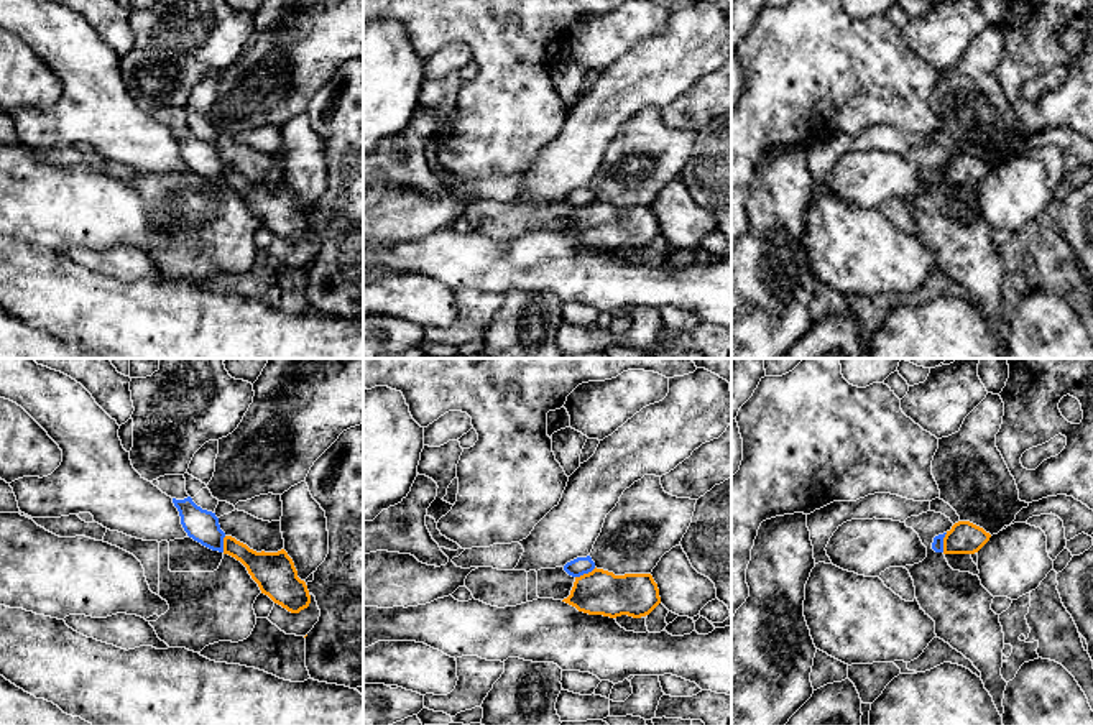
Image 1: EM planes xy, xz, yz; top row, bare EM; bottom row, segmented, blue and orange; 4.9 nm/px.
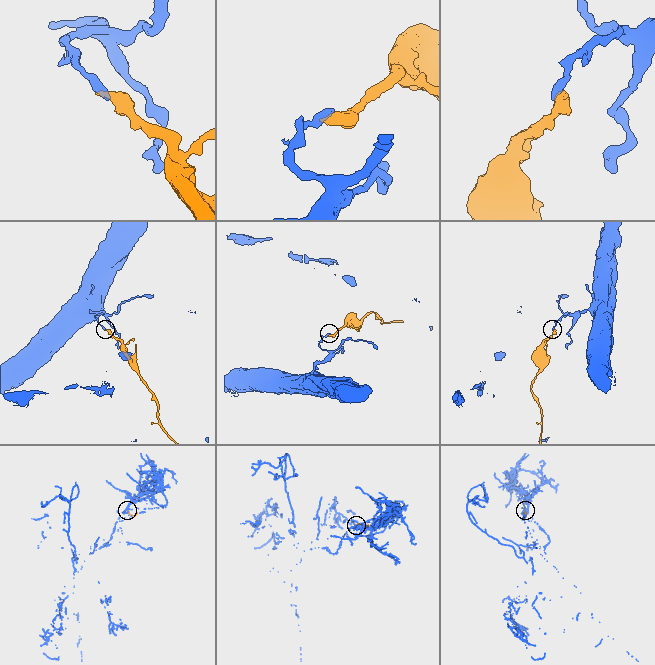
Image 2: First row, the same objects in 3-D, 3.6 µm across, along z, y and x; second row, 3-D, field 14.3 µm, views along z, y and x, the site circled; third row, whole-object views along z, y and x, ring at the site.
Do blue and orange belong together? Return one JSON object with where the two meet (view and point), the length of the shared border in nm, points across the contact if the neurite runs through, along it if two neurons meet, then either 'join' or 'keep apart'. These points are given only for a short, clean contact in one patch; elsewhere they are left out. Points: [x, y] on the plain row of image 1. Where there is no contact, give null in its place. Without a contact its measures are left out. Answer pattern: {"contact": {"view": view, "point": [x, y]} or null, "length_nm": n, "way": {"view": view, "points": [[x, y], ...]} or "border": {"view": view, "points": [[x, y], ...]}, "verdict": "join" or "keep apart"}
{"contact": {"view": "xz", "point": [585, 204]}, "length_nm": 120, "border": {"view": "xz", "points": [[595, 199], [576, 209]]}, "verdict": "keep apart"}

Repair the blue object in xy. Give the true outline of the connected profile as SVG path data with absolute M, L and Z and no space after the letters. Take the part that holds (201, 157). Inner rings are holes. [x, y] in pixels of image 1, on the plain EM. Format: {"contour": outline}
{"contour": "M191 128L184 132L173 130L173 135L189 169L212 182L224 184L225 164L220 161L215 145L202 141Z"}

